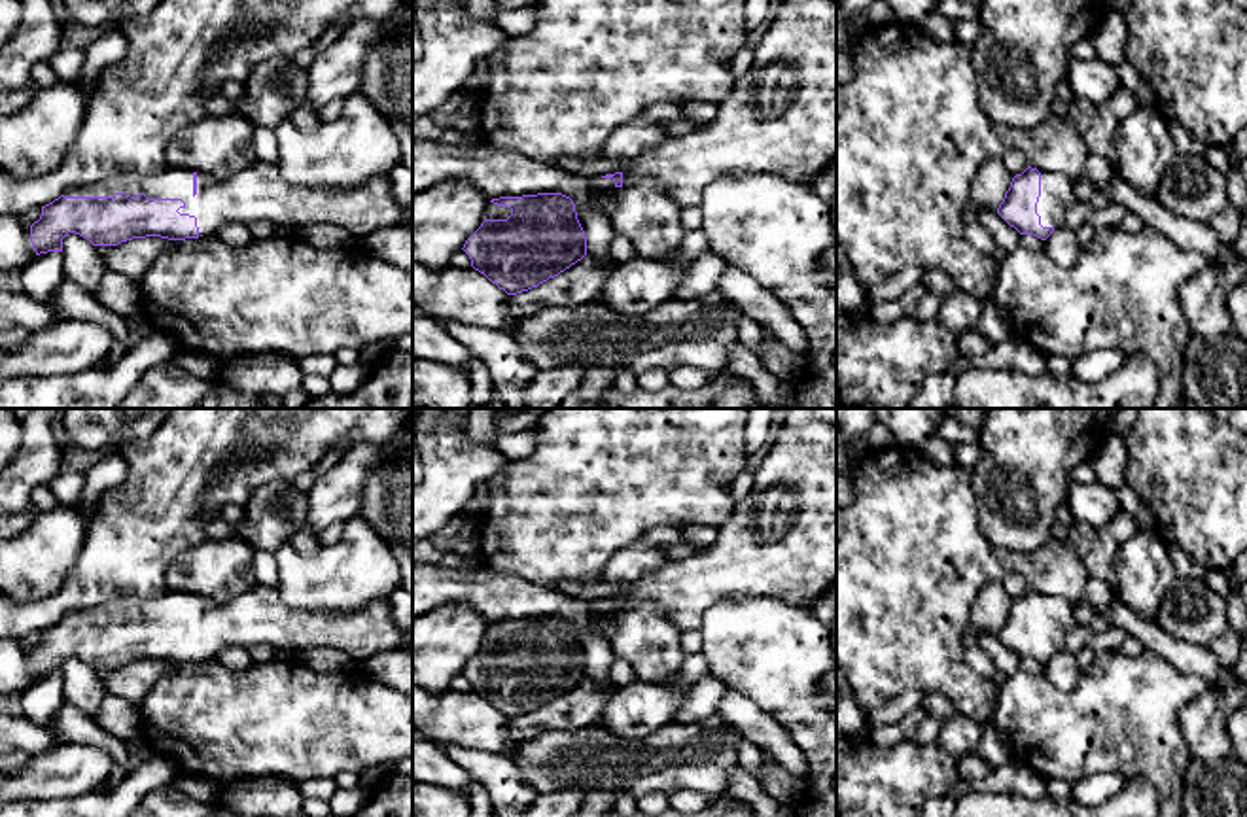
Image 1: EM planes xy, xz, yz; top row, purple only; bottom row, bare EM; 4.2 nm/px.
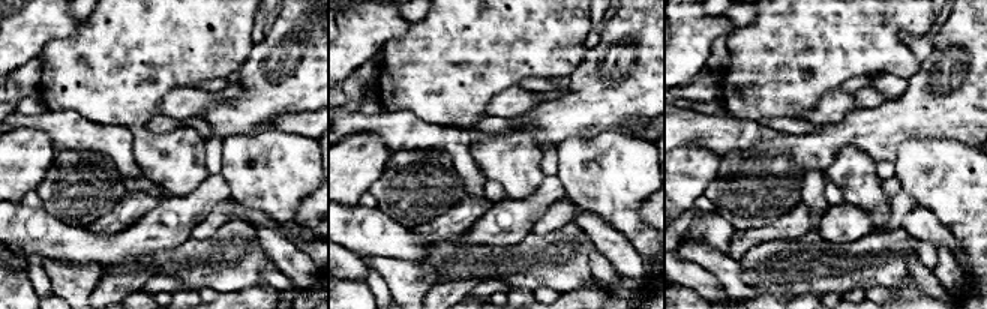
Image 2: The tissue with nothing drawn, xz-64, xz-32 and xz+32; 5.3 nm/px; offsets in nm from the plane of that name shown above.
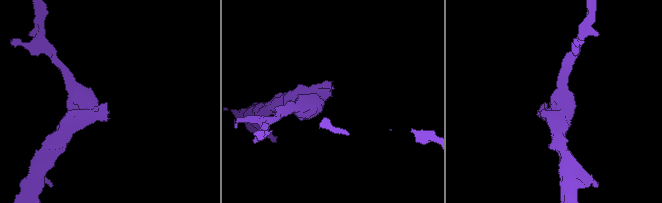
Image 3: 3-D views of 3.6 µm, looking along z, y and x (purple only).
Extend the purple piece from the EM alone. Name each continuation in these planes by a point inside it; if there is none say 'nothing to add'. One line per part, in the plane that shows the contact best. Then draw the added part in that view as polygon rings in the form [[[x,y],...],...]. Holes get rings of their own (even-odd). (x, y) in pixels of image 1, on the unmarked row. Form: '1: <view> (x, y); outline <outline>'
1: xy (260, 615); outline [[[254,584],[227,601],[214,601],[178,590],[159,598],[125,598],[91,609],[68,611],[64,620],[114,620],[125,617],[148,622],[182,622],[180,637],[197,641],[199,662],[216,658],[227,647],[271,645],[288,652],[333,647],[358,664],[399,649],[405,632],[392,618],[390,600],[373,600],[356,613],[307,613],[290,607],[278,586]]]

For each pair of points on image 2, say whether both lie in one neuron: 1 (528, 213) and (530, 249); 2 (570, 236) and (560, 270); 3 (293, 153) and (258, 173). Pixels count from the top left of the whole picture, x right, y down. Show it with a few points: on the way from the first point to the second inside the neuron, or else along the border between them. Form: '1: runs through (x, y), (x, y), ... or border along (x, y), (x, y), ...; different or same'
1: border along (530, 233), (507, 246), (497, 246); different
2: runs through (566, 245), (561, 261); same
3: runs through (284, 162), (276, 170), (267, 171); same

